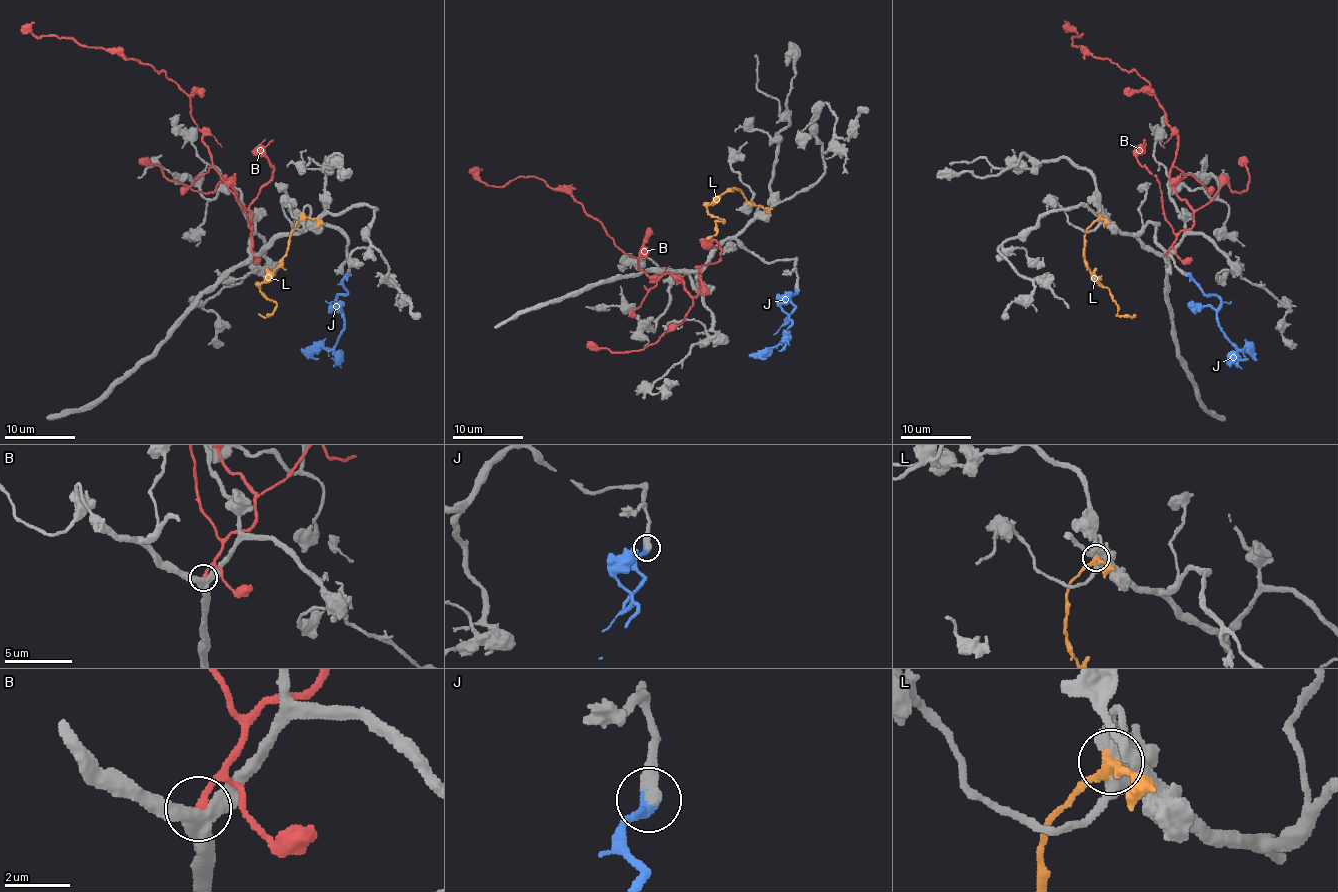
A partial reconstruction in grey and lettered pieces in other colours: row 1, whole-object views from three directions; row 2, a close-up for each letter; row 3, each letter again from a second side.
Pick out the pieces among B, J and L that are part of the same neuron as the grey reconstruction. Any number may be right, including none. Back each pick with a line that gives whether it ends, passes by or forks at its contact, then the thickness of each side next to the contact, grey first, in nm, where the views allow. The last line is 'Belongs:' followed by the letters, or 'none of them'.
J: it ends there; 440 nm thick on the grey side, 480 nm on the other
Belongs: J

